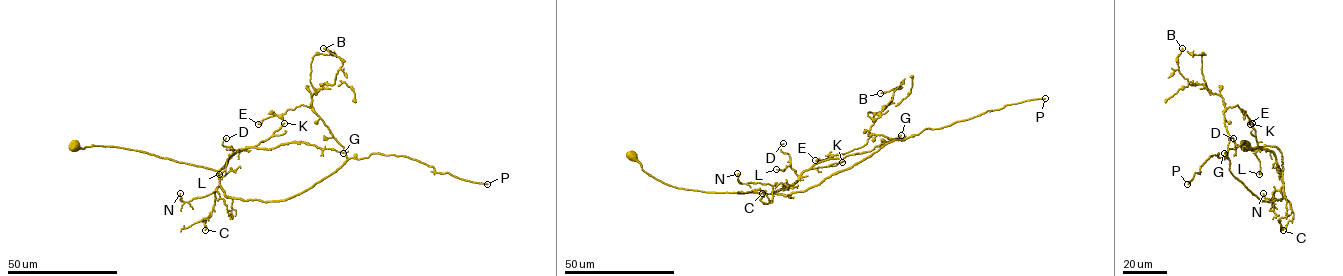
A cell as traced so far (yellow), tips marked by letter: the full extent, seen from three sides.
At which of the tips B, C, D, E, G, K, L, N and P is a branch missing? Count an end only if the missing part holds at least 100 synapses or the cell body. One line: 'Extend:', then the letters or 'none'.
Extend: P

